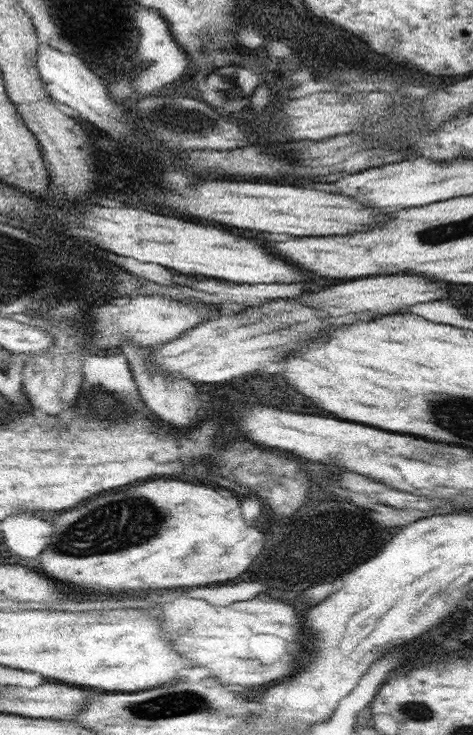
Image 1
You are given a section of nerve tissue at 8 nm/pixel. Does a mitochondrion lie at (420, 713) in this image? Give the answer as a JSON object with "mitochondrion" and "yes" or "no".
{"mitochondrion":"yes"}

